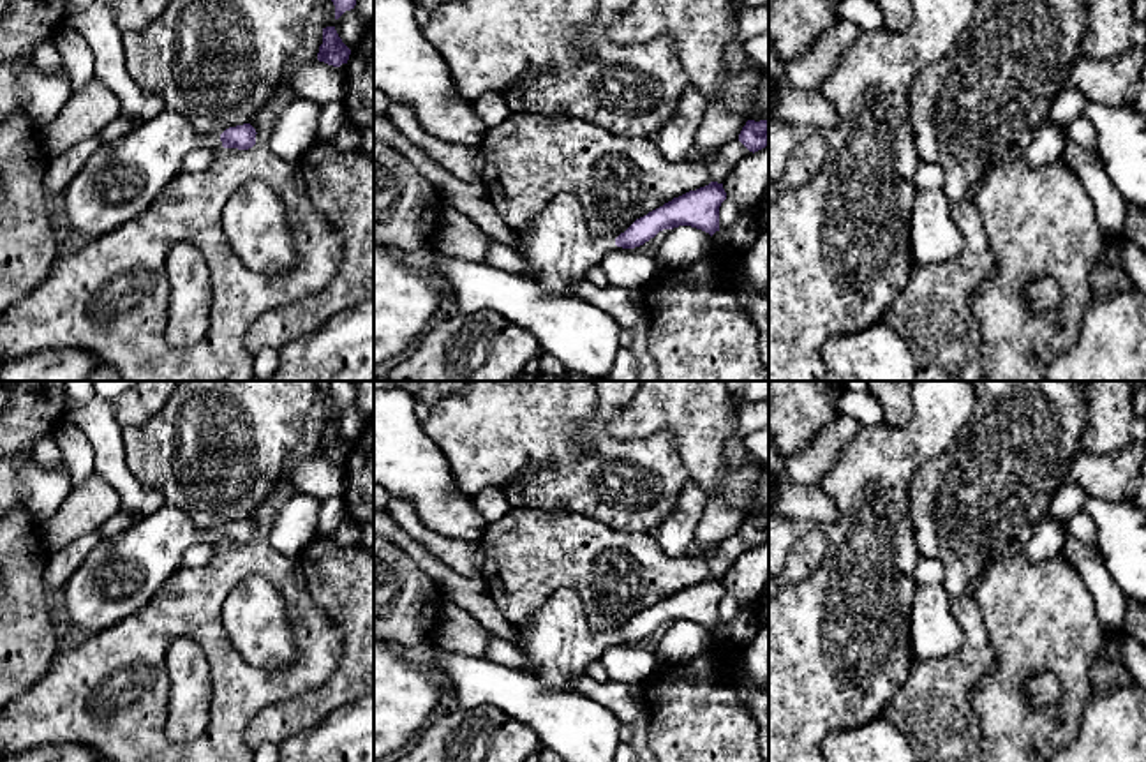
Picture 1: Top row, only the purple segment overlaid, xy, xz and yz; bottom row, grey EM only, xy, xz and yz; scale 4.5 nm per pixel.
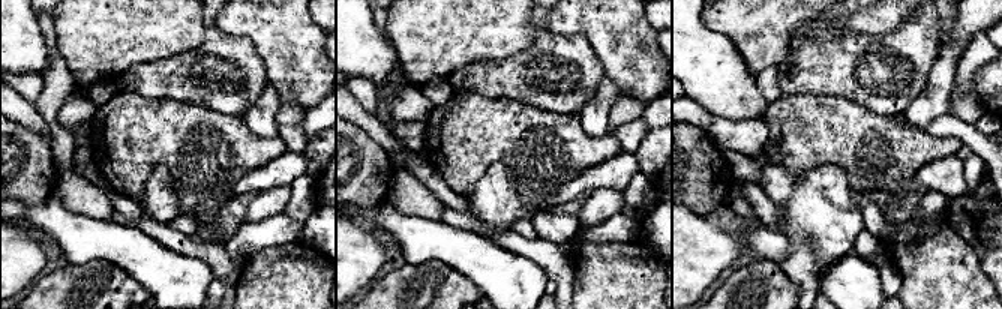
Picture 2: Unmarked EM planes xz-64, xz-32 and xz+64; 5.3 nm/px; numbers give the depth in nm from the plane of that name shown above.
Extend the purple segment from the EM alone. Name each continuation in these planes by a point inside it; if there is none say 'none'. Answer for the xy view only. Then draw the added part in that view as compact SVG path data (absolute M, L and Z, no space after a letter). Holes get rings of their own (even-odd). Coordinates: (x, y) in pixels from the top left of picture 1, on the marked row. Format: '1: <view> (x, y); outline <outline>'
1: xy (122, 179); outline M171 109L141 120L132 132L100 145L67 185L69 226L85 238L99 238L139 217L197 148L220 150L220 136L199 132Z

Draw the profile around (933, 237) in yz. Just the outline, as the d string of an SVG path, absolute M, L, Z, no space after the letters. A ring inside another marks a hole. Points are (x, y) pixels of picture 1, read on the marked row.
M941 189L917 190L910 219L913 263L938 265L954 259L963 247L963 233L952 220L950 203Z

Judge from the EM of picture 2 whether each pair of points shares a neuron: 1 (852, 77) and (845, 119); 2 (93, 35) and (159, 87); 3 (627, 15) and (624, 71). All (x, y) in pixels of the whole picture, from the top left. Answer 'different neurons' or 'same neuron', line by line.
1: different neurons
2: different neurons
3: same neuron

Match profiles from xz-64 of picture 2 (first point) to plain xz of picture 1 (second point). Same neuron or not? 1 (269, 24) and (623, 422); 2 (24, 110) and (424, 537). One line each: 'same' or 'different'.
1: same
2: different

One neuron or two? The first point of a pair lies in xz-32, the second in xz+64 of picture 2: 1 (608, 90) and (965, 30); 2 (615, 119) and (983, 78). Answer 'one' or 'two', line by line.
1: one
2: two

